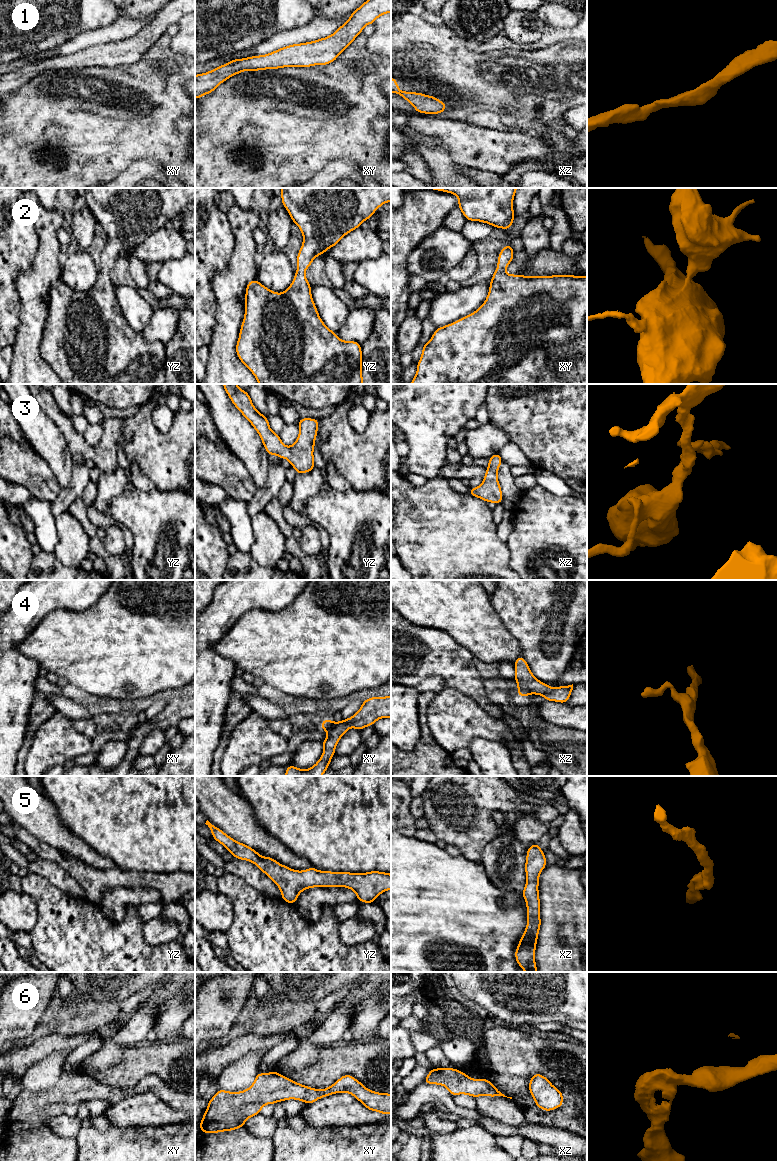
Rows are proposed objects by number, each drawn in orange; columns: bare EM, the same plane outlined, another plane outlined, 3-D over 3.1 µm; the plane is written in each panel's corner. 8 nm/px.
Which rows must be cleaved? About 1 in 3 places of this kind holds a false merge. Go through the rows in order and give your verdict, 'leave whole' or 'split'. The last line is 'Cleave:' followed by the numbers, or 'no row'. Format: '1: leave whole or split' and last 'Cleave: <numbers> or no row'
1: leave whole
2: leave whole
3: leave whole
4: leave whole
5: leave whole
6: leave whole
Cleave: no row

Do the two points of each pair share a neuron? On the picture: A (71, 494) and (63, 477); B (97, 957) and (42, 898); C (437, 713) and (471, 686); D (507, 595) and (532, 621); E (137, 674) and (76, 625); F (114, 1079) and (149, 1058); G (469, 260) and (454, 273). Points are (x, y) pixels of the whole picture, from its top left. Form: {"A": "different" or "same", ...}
{"A": "different", "B": "same", "C": "different", "D": "same", "E": "same", "F": "same", "G": "same"}

